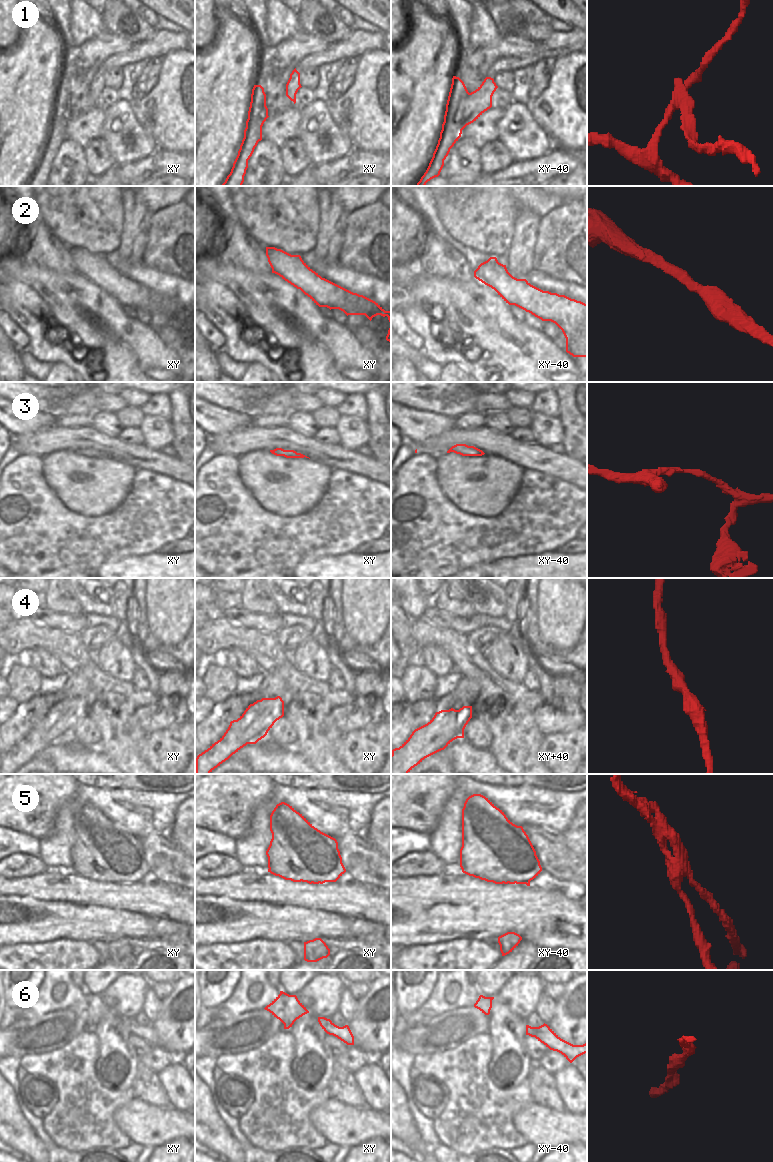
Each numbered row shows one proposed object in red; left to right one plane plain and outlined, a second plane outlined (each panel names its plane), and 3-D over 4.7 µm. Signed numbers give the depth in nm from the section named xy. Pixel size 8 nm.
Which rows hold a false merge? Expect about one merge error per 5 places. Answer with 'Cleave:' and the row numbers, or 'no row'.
Cleave: 1, 5

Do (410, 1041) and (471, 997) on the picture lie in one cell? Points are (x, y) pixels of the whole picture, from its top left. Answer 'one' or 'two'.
two

